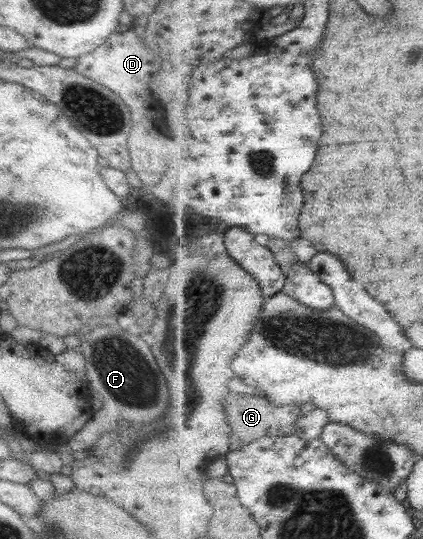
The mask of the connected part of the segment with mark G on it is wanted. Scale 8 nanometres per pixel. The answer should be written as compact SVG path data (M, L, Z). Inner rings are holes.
M237 392L225 395L225 414L227 422L231 427L231 450L239 448L255 441L256 439L267 436L286 436L297 433L295 422L299 418L299 406L285 405L279 406L261 395L238 394Z

